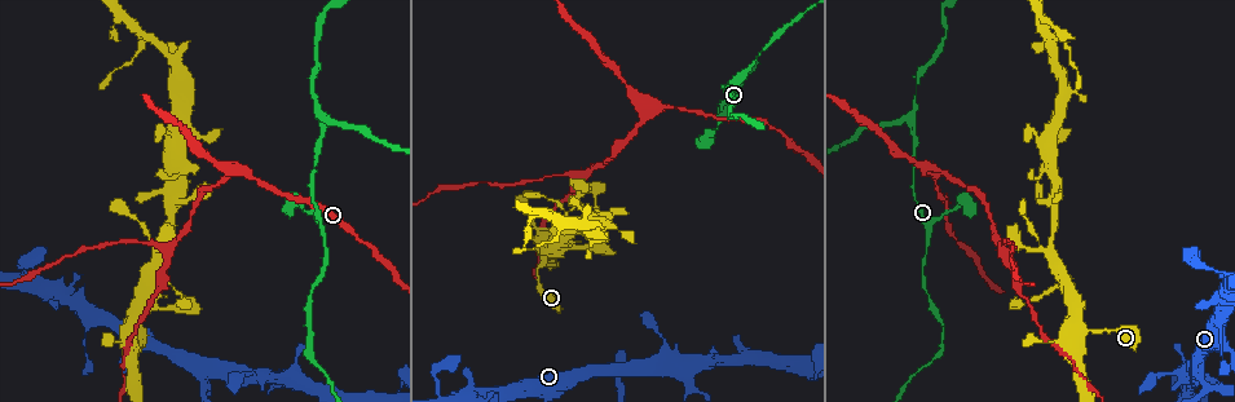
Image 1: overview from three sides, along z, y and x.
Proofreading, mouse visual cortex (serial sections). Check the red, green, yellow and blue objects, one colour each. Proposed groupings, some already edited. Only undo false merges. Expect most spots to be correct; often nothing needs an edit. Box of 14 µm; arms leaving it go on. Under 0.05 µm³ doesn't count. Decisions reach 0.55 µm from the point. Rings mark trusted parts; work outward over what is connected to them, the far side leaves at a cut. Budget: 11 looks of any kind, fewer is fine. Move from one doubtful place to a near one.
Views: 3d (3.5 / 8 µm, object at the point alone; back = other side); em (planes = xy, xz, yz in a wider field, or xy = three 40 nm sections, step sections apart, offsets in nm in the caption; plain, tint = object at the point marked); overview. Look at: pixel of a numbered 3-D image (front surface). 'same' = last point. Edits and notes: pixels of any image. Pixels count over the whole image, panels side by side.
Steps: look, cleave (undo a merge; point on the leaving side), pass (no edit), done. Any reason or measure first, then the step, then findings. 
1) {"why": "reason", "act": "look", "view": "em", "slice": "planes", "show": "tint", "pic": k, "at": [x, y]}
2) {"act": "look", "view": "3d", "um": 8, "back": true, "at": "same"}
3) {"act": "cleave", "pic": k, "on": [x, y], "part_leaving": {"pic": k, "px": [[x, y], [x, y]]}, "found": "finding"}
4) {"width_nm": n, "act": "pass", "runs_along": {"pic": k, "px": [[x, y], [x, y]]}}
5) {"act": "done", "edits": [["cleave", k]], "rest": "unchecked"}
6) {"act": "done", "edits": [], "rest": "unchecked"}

{"why": "three-way junction", "act": "look", "view": "em", "slice": "xy", "step": 5, "show": "tint", "pic": 1, "at": [914, 124]}

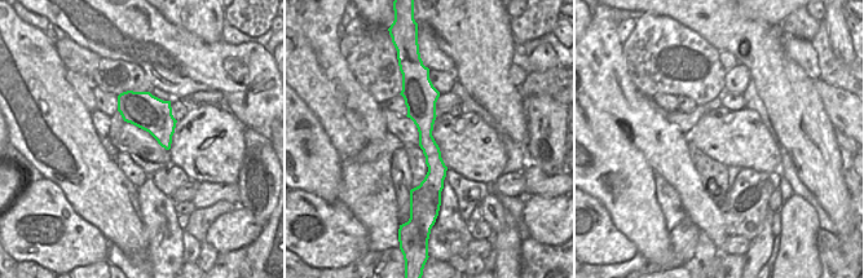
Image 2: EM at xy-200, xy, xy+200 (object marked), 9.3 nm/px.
{"why": "see where the arms go", "act": "look", "view": "3d", "um": 3.5, "at": "same"}

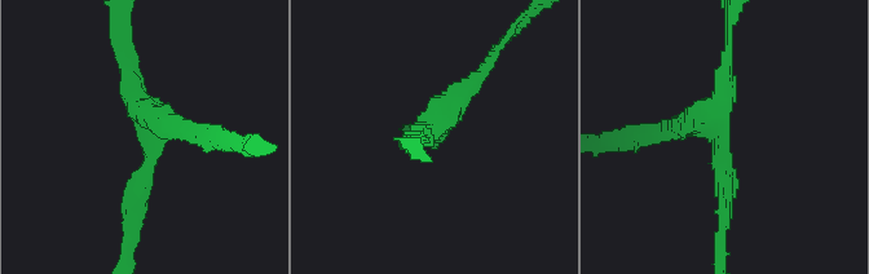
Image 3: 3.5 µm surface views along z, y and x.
{"width_nm": 240, "act": "pass", "runs_along": {"pic": 2, "px": [[422, 83], [437, 194]]}, "found": "all the same cell"}

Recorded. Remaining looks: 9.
{"why": "four arms meet", "act": "look", "view": "3d", "um": 8, "pic": 1, "at": [182, 139]}

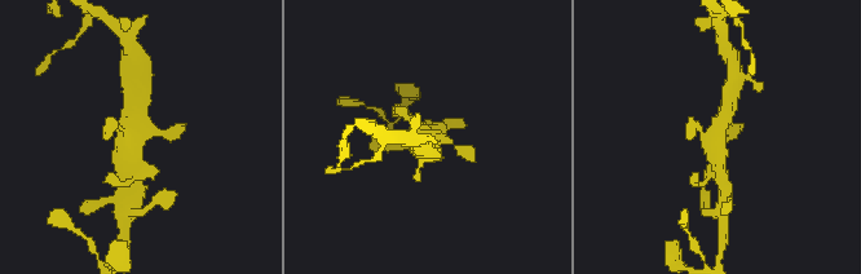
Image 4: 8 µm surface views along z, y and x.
{"arms": 4, "arm_widths_nm": [200, 250, 400, 450], "why": "shape alone is not enough", "act": "look", "view": "em", "slice": "xy", "step": 5, "show": "tint", "pic": 4, "at": [136, 135]}

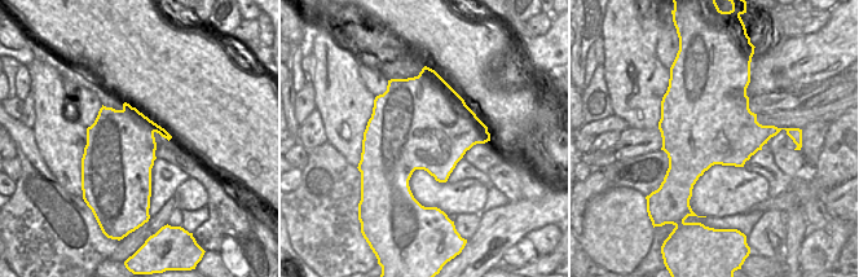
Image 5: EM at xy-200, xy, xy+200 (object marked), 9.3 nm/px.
{"width_nm": 850, "act": "pass", "runs_along": {"pic": 4, "px": [[719, 169], [716, 133], [729, 102]]}, "found": "continuous, no second cell"}

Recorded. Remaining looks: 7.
{"why": "branch point", "act": "look", "view": "3d", "um": 8, "pic": 1, "at": [933, 175]}

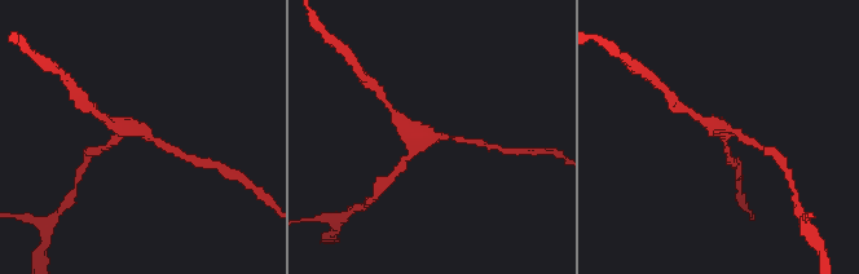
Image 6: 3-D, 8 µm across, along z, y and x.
{"arms": 3, "arm_widths_nm": [150, 200, 400], "why": "need the tissue", "act": "look", "view": "em", "slice": "xy", "step": 5, "show": "tint", "pic": 6, "at": [431, 140]}

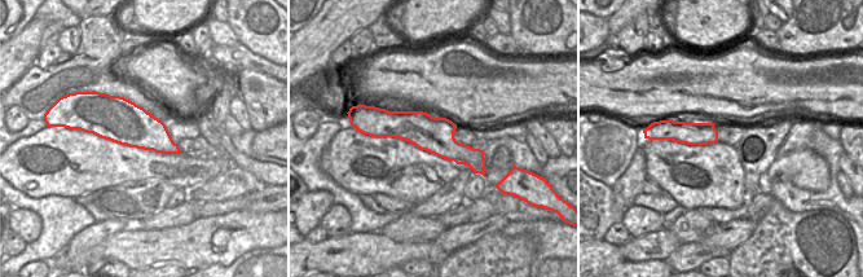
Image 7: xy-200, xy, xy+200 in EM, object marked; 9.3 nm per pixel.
{"act": "pass", "runs_along": {"pic": 6, "px": [[466, 140], [432, 137], [405, 159]]}, "found": "continuous, no second cell"}

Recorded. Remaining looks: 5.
{"why": "three-way junction", "act": "look", "view": "em", "slice": "xy", "step": 3, "show": "tint", "pic": 1, "at": [584, 175]}

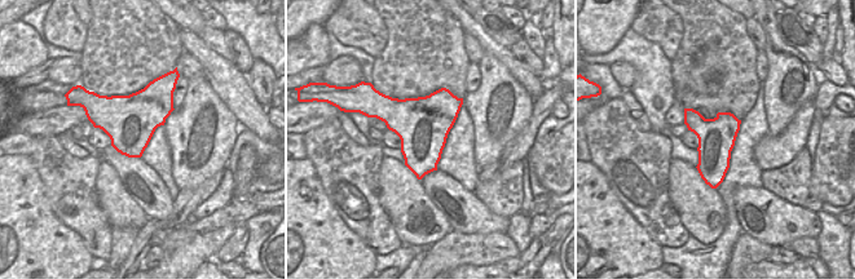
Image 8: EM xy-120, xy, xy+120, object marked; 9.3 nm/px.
{"why": "see where the arms go", "act": "look", "view": "3d", "um": 3.5, "back": true, "at": "same"}

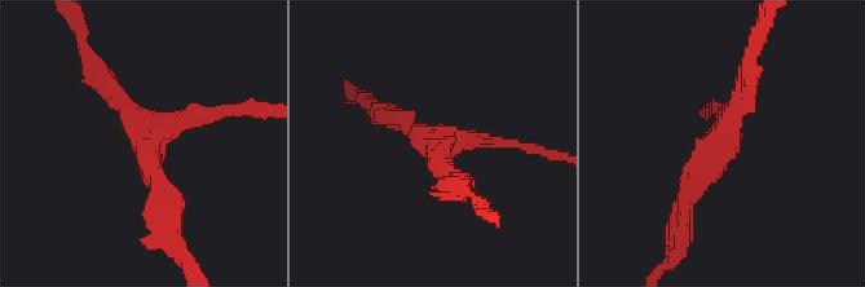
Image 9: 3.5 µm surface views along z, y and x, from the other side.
{"arms": 3, "act": "pass", "runs_along": {"pic": 9, "px": [[92, 67], [148, 138], [163, 207]]}, "found": "one cell here"}

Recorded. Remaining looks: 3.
{"act": "done", "edits": [], "rest": "unchecked"}

